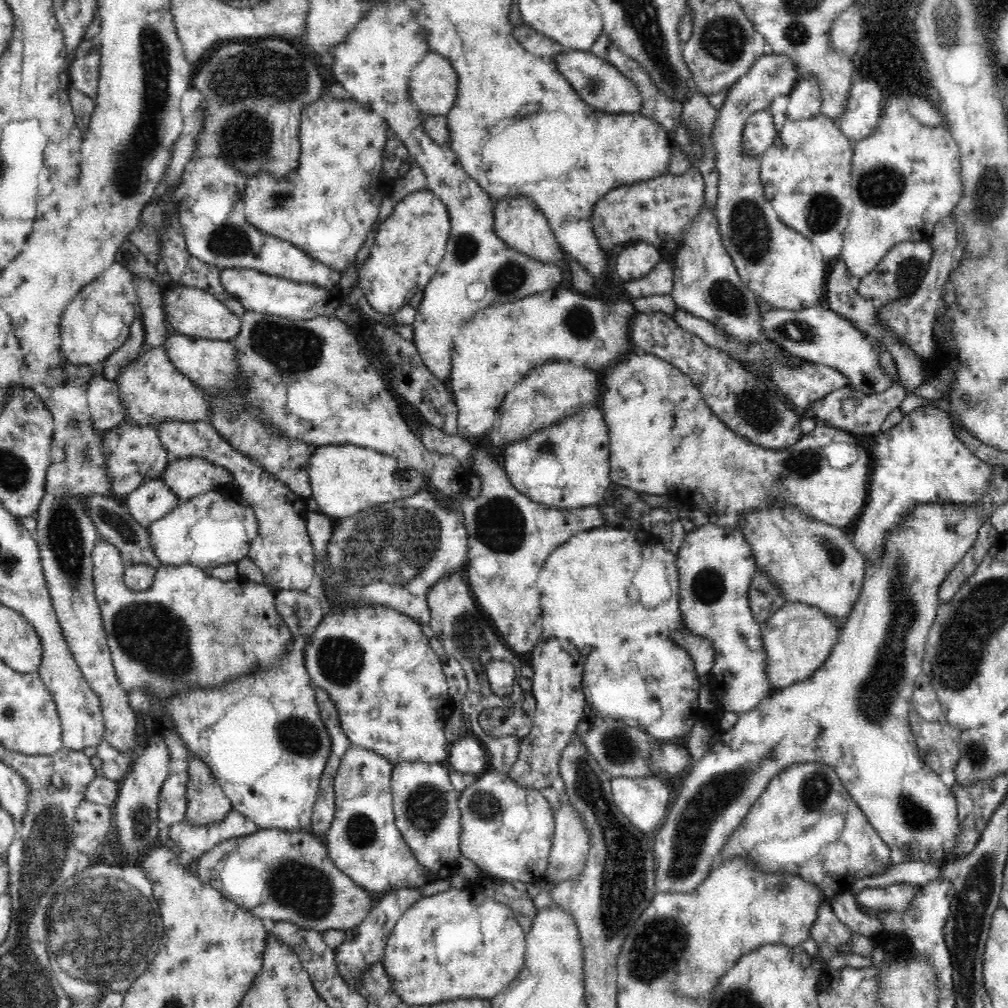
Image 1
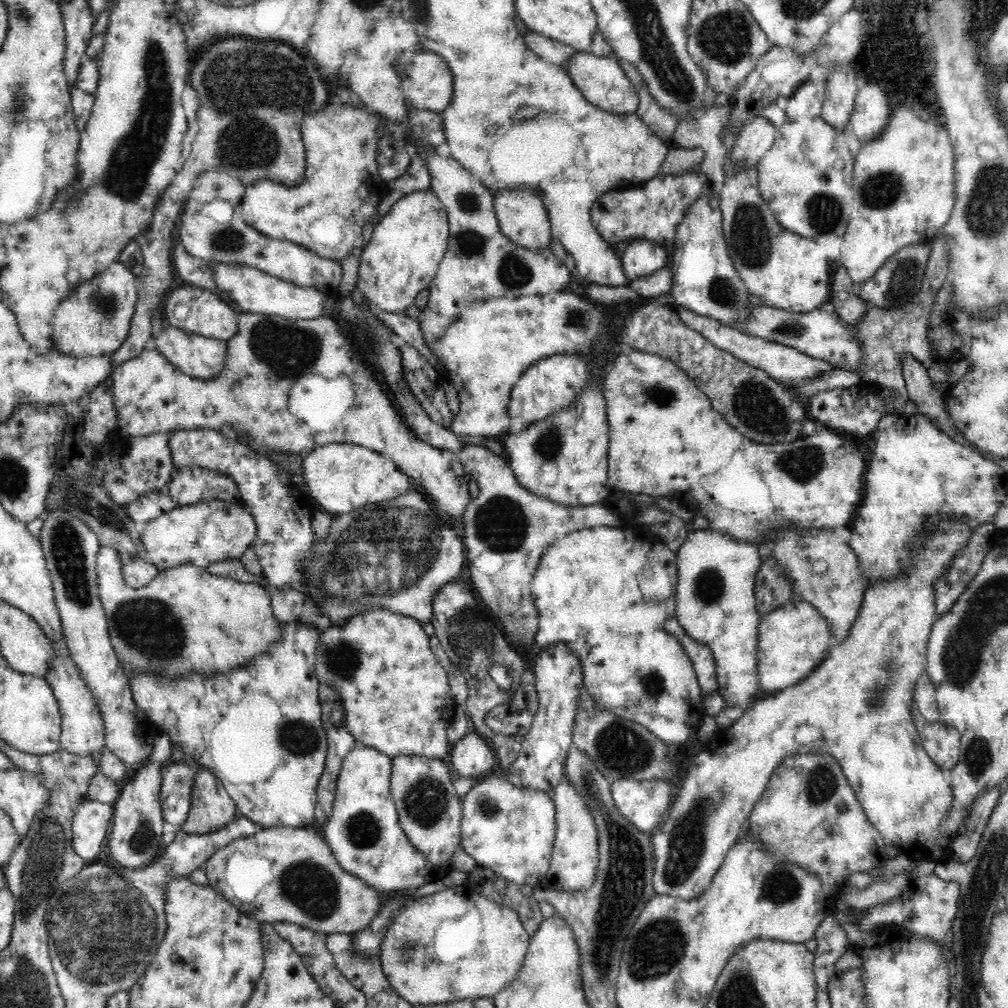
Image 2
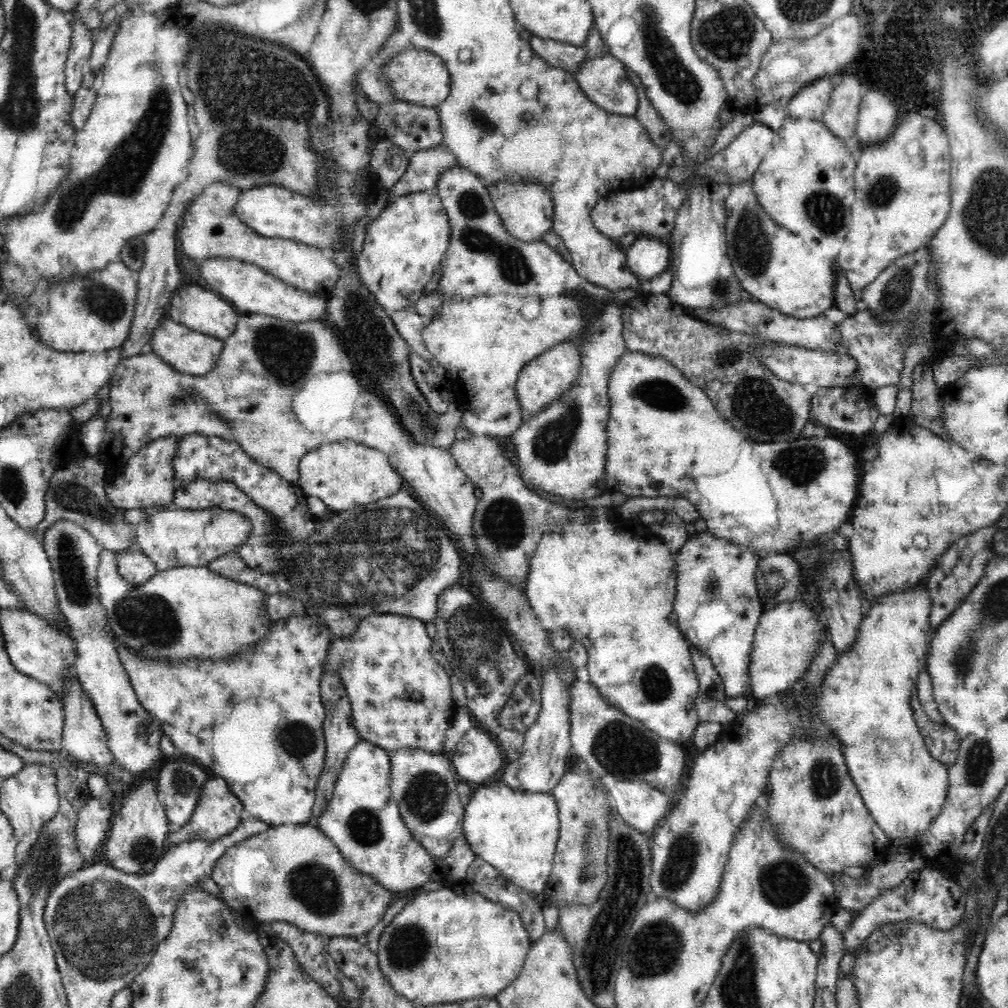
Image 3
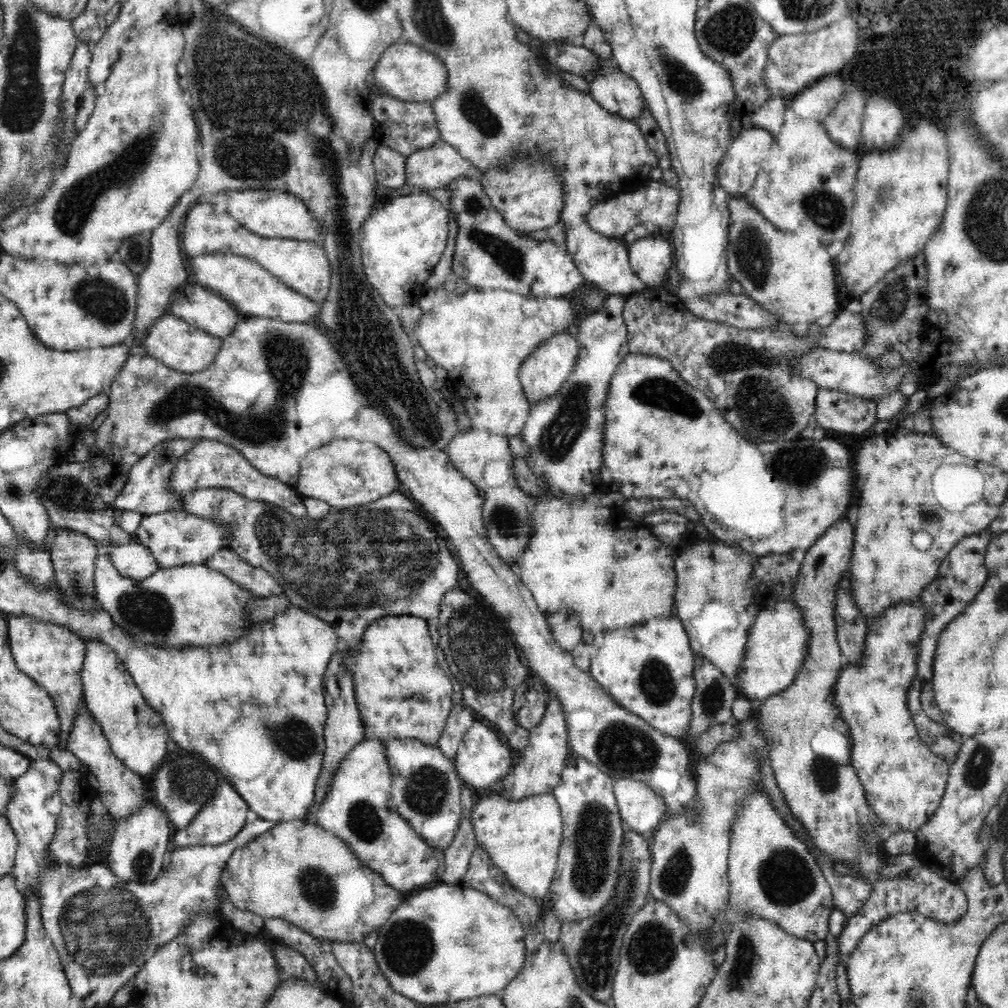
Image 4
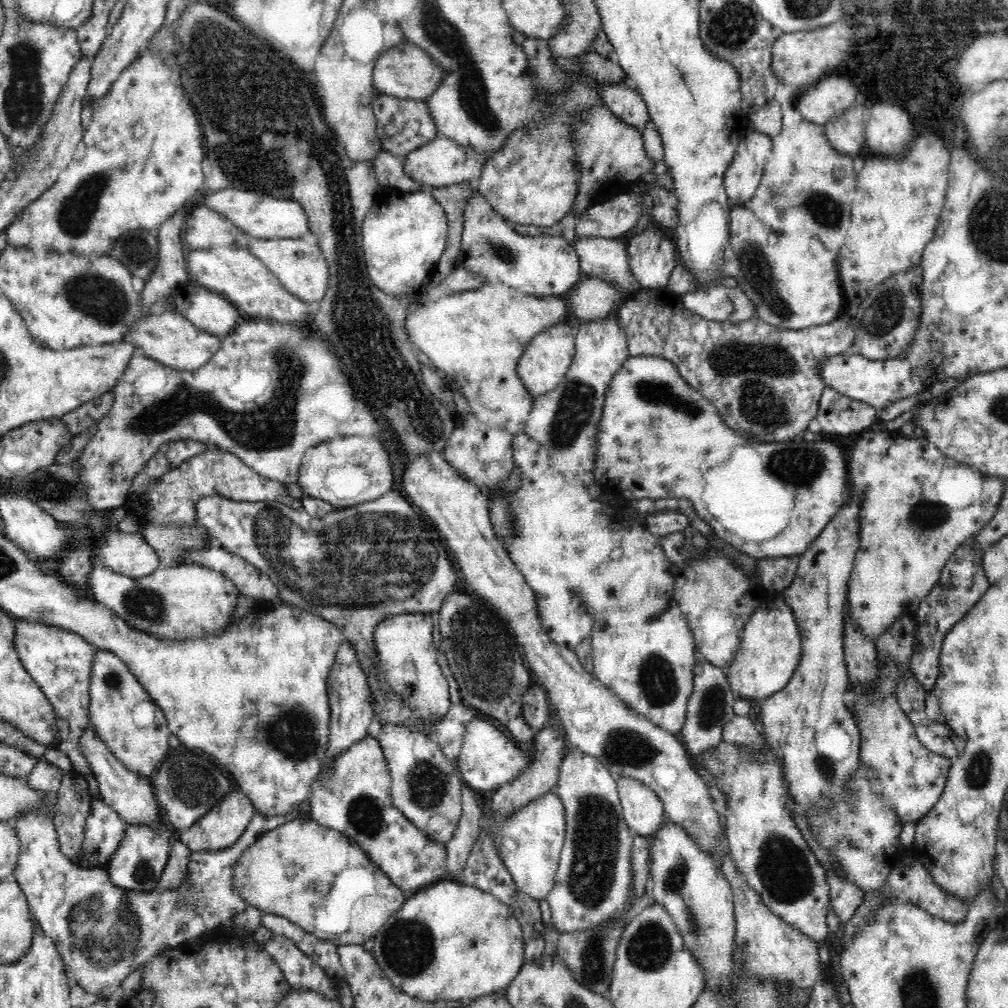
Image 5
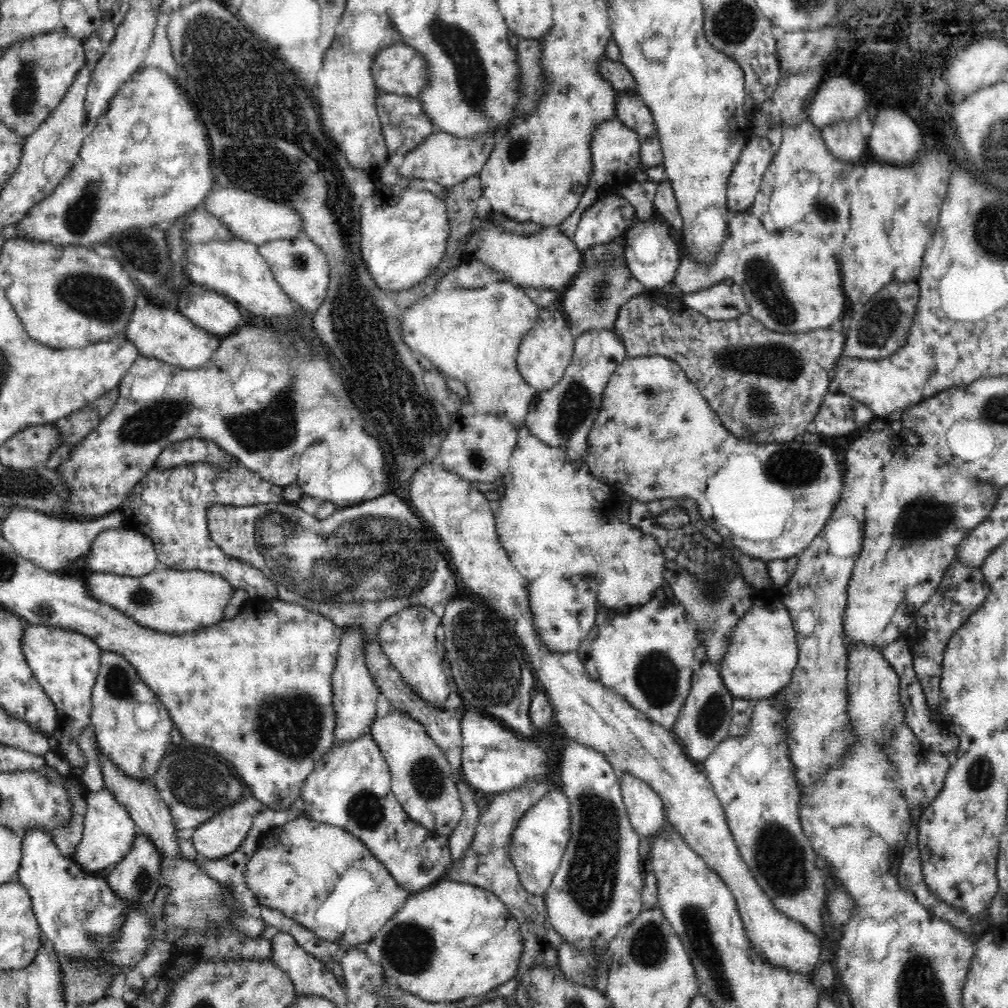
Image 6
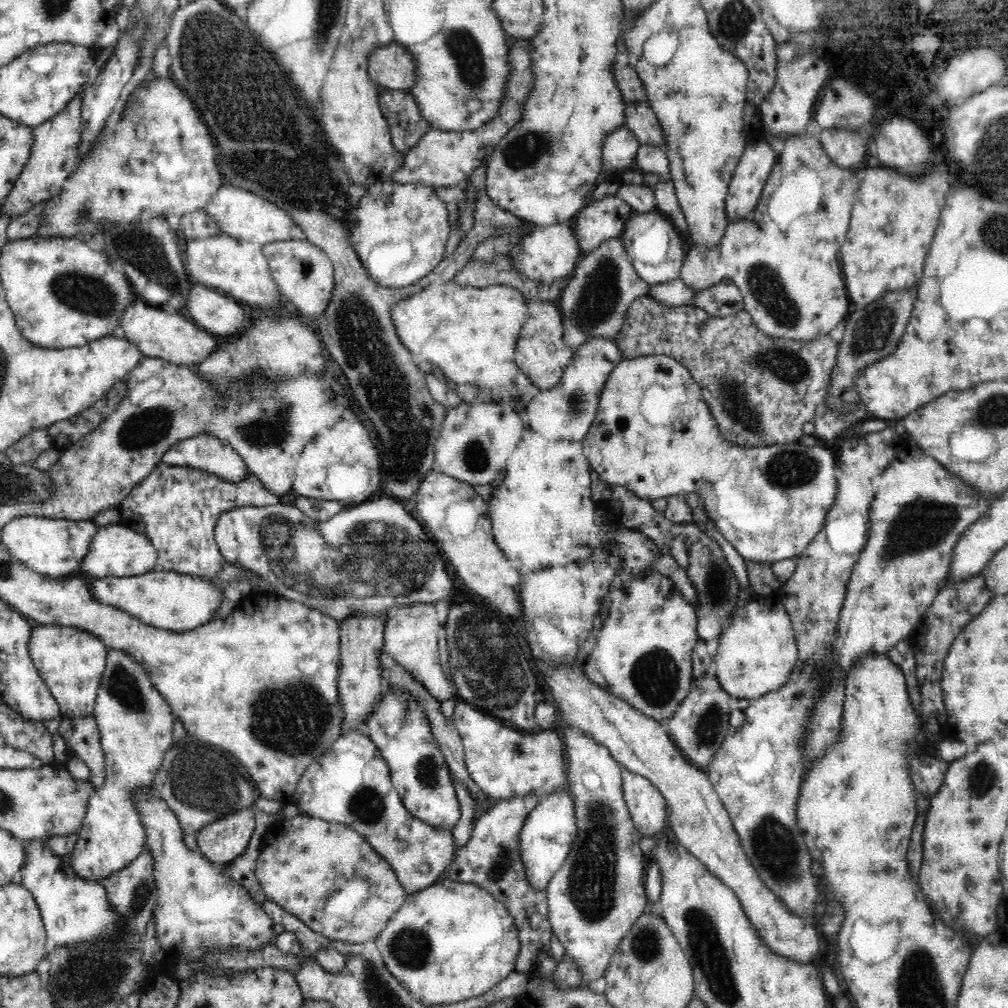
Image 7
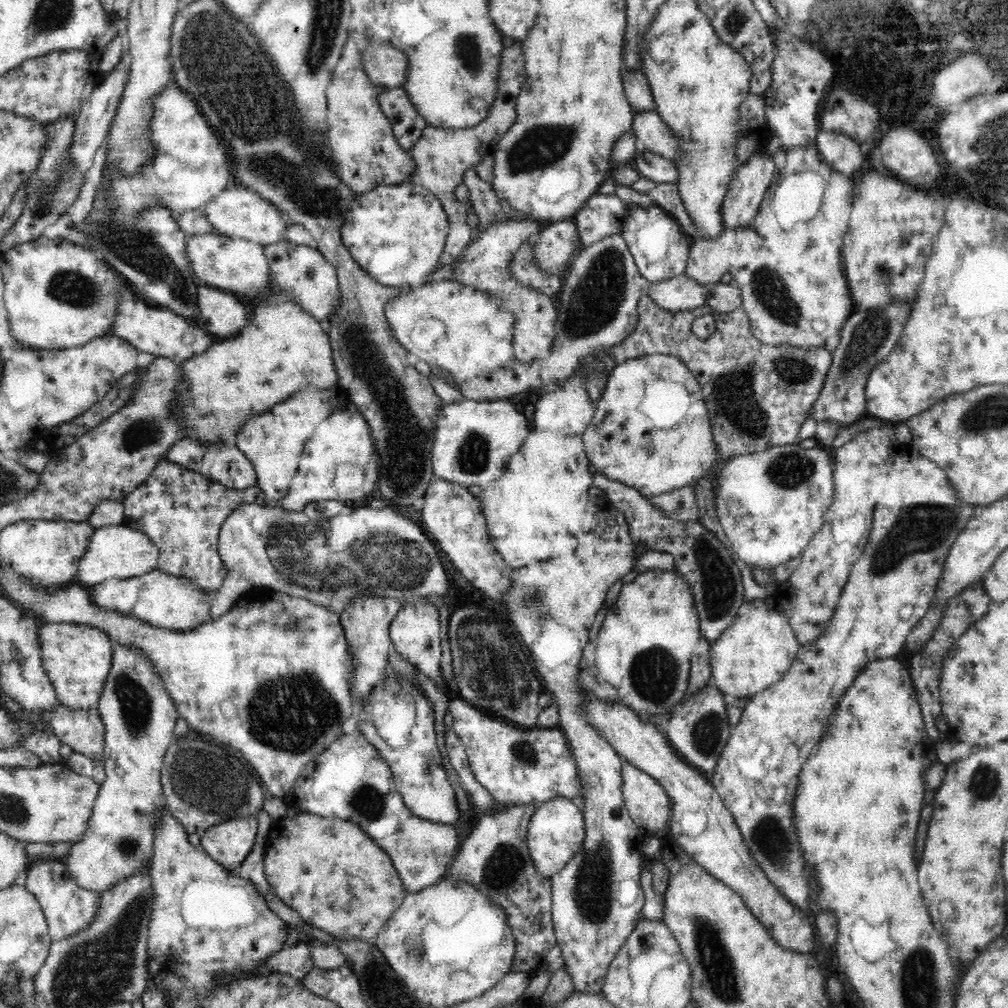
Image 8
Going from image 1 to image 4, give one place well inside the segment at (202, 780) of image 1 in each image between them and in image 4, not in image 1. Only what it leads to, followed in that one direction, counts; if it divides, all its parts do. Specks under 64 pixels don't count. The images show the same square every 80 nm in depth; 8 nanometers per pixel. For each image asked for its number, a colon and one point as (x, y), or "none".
2: (212, 807)
3: (218, 812)
4: (220, 819)

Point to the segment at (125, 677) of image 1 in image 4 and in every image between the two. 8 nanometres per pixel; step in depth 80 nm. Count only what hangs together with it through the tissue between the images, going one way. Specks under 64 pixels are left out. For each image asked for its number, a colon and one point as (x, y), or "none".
2: (187, 621)
3: (191, 612)
4: (190, 605)

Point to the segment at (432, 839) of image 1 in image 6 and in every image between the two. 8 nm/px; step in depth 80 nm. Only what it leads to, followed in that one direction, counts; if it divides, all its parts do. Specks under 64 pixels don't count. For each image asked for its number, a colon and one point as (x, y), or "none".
2: (429, 809)
3: (423, 785)
4: (426, 789)
5: (425, 786)
6: (422, 780)

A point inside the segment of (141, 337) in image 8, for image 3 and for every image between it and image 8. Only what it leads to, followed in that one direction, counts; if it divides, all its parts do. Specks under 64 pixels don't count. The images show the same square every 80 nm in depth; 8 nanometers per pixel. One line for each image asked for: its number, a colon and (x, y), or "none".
3: (190, 352)
4: (182, 347)
5: (167, 337)
6: (159, 333)
7: (173, 337)

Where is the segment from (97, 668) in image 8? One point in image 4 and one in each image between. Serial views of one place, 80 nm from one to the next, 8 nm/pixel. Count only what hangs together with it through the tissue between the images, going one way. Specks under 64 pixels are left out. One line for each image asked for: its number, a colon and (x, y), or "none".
4: (53, 656)
5: (60, 662)
6: (66, 664)
7: (71, 661)

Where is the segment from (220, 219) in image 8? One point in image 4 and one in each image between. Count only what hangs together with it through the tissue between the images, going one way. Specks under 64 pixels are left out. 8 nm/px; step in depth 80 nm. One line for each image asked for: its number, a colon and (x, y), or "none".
4: (271, 214)
5: (265, 218)
6: (256, 220)
7: (240, 214)

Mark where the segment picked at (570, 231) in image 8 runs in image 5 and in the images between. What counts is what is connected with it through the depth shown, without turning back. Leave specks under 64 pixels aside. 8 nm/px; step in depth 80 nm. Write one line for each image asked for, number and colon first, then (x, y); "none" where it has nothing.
5: (546, 265)
6: (548, 259)
7: (548, 254)

